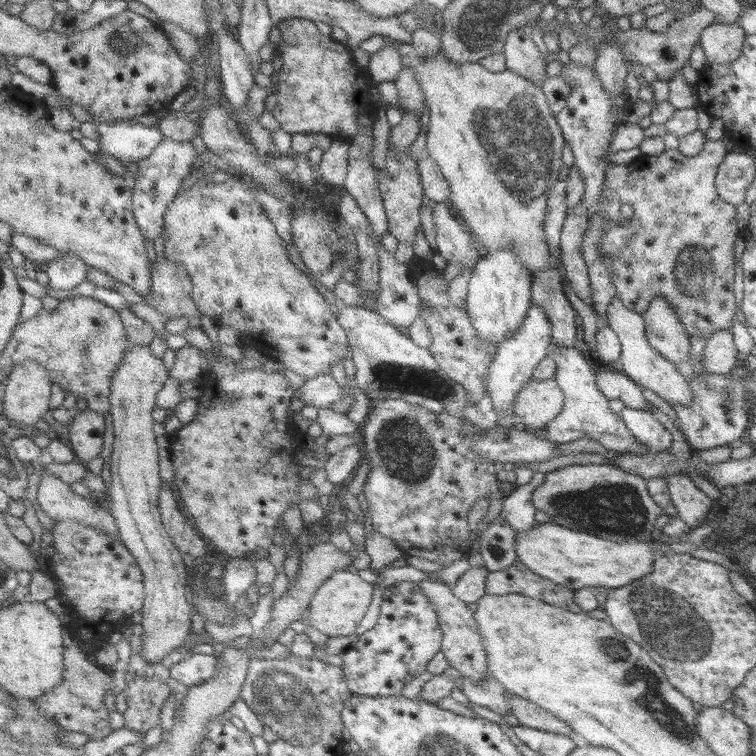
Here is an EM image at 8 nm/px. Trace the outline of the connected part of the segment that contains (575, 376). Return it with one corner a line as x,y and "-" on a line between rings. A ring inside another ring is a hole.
552,344
548,351
548,356
552,357
556,363
555,381
561,388
564,395
564,406
562,412
546,426
546,440
554,444
569,443
576,439
592,438
608,451
619,454
636,454
636,456
646,456
646,454
656,454
656,452
646,449
620,419
620,415
614,414
609,407
609,400
597,387
595,379
596,368
581,354
580,346
566,347

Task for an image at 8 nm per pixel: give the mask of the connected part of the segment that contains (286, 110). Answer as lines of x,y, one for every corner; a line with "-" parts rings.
285,19
276,25
281,30
282,40
273,45
283,65
275,76
278,103
272,114
279,121
280,128
291,135
321,132
358,136
364,108
354,92
366,82
358,76
364,74
364,70
354,60
354,48
325,36
316,22
309,19

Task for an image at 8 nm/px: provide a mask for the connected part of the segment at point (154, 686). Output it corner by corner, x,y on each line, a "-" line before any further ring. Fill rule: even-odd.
129,666
125,673
127,686
124,690
128,706
123,714
125,726
146,734
161,725
162,708
172,696
172,688
153,673
140,674

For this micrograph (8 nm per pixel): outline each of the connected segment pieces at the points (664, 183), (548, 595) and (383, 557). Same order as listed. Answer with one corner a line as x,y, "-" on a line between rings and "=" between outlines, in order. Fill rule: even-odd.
720,139
707,140
704,143
704,148
694,157
686,158
686,162
678,162
678,152
676,150
664,151
658,156
649,156
644,153
640,153
633,161
627,165
608,165
605,168
605,181
603,182
603,210
608,217
608,226
604,228
604,234
599,242
599,256
607,256
611,260
612,265
612,282
616,287
617,297
623,302
628,310
642,314
649,305
649,302
656,295
664,295
667,301
676,309
680,322
684,325
687,335
701,334
702,337
707,338
711,333
720,329
726,329
733,332
732,323
734,317
736,317
736,306
739,294
739,275
735,272
735,254
734,247
738,234
741,232
737,226
737,214
736,207
728,204
724,199
719,197
715,176
720,166
720,163
724,160
727,150
724,147
724,143
-
622,204
630,204
634,212
632,218
624,218
622,216
=
516,560
506,570
488,571
486,594
523,594
573,613
582,612
575,601
575,590
566,588
532,572
=
374,530
368,533
365,552
371,558
370,567
374,572
378,572
376,574
404,557
402,550
396,545
391,538
384,536
381,532

